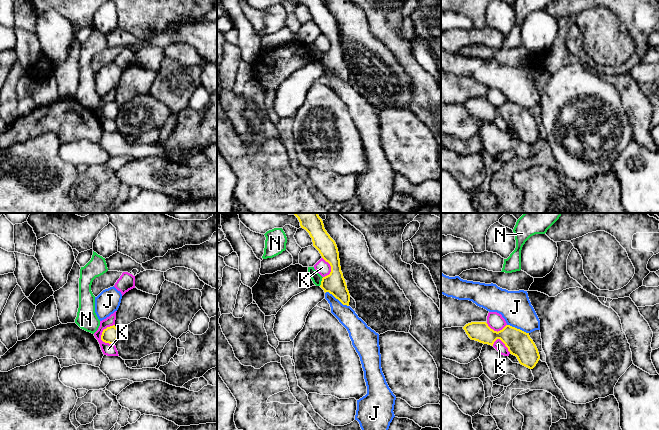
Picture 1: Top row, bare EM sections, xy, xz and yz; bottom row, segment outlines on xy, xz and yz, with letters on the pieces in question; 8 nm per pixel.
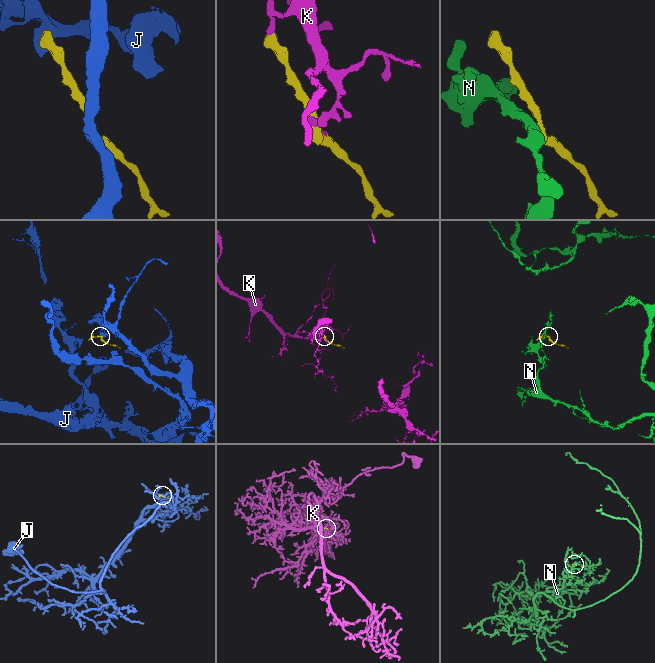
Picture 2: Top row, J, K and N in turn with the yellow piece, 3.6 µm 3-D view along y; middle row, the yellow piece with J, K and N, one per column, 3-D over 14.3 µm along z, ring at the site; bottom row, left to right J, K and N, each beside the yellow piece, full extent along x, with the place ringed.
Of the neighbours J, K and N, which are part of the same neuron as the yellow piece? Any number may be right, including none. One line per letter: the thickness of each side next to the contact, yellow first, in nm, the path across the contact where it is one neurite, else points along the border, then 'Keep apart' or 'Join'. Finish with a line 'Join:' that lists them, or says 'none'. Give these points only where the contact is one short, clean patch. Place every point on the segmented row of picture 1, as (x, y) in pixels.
J: Thickness 170 nm (yellow) against 150 nm. Boundary: xz (325, 292), (331, 293), (348, 306). Keep apart
K: Thickness 130 nm (yellow) against 100 nm. Keep apart
N: Thickness 170 nm (yellow) against 80 nm. Boundary: xz (323, 277), (319, 285). Keep apart
Join: none

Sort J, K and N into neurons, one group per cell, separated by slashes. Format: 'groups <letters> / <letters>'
groups J / K / N

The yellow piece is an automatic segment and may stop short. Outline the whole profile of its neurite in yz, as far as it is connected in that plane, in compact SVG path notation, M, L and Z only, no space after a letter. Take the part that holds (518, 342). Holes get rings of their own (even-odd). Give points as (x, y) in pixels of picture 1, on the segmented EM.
M471 322L463 329L471 340L493 346L500 339L508 348L510 354L517 357L519 363L533 369L540 359L538 349L530 338L529 333L506 325L500 331L494 331L486 322Z

